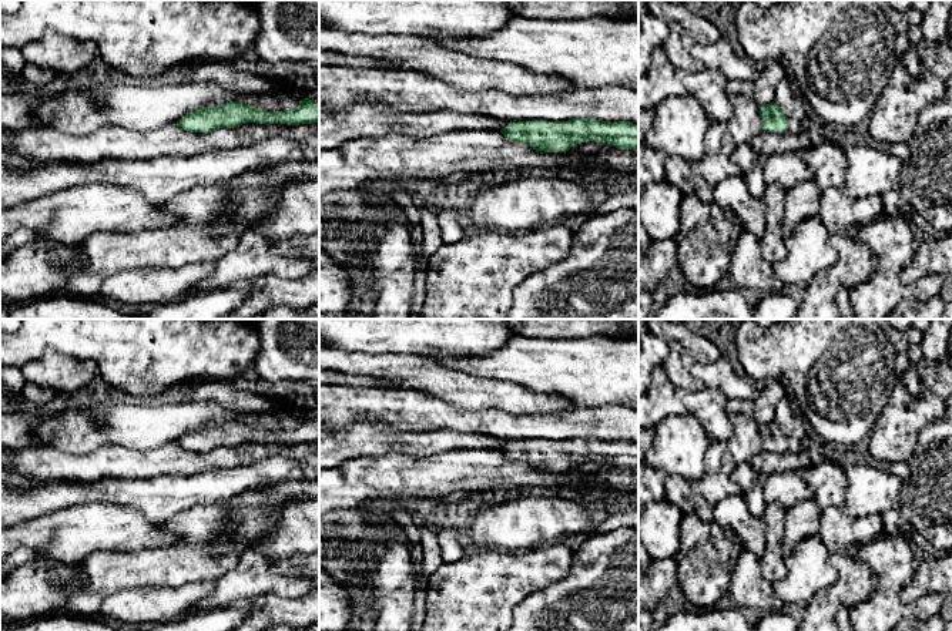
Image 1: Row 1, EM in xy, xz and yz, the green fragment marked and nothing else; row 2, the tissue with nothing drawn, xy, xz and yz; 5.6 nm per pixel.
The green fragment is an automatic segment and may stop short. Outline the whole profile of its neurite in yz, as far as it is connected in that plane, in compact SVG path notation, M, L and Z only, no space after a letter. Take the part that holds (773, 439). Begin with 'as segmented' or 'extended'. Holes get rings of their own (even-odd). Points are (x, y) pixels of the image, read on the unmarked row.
extended; M774 420L760 426L760 434L762 437L764 452L798 453L805 449L805 442L784 434Z

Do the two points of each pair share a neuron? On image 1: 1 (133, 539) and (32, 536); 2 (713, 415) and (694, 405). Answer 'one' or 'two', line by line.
1: one
2: one

